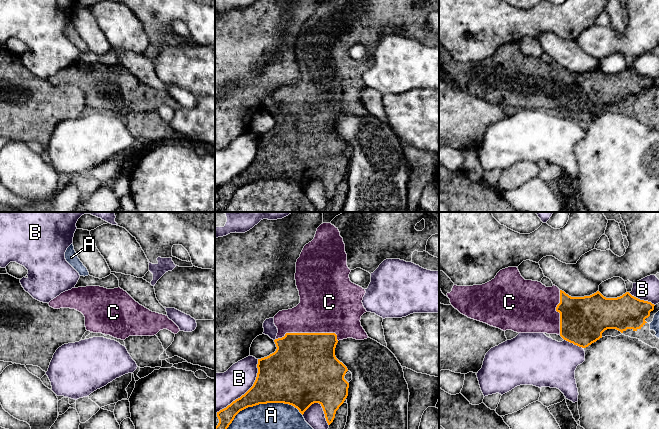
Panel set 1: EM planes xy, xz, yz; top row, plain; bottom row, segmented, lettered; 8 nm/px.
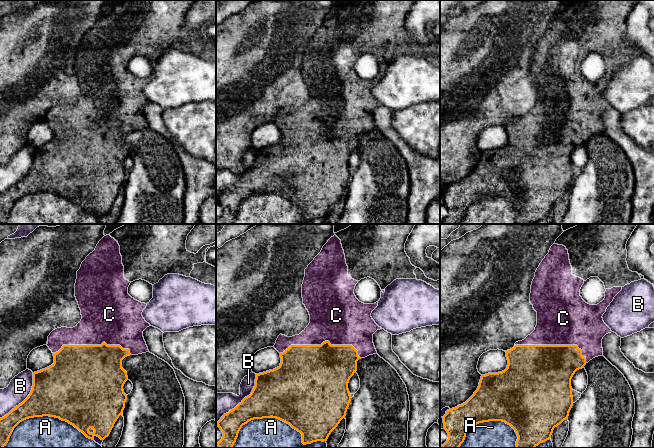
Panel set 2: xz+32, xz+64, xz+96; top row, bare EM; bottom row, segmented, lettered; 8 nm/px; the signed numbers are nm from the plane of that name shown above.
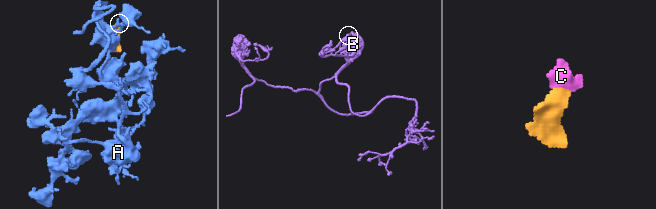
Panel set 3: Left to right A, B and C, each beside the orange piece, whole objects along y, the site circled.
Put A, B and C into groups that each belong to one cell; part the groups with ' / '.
A / B / C

